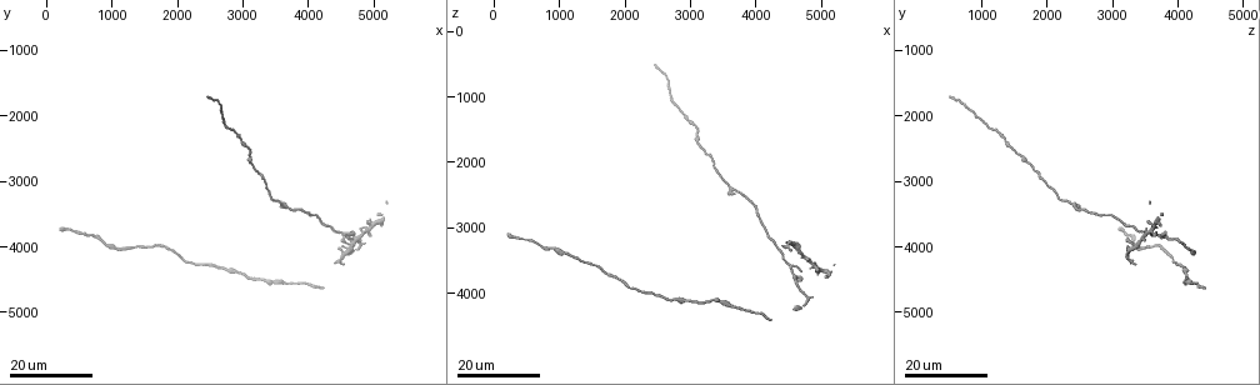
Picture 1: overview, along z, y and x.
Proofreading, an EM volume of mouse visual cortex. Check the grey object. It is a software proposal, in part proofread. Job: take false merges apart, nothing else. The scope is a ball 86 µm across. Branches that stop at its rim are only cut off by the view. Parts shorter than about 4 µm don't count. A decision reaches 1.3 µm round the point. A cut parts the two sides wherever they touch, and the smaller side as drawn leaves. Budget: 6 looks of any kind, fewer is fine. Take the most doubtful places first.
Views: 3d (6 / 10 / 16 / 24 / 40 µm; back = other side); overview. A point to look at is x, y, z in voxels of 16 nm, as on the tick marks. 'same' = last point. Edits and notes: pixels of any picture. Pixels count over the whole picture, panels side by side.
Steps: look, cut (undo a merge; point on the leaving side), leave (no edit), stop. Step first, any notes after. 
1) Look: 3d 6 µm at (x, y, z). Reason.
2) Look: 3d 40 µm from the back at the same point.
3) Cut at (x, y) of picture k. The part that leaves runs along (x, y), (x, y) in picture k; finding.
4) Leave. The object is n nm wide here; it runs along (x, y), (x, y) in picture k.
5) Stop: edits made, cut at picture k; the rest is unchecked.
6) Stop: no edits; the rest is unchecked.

Look: 3d 24 µm at (4550, 3750, 3550). Side arm on a straight run.

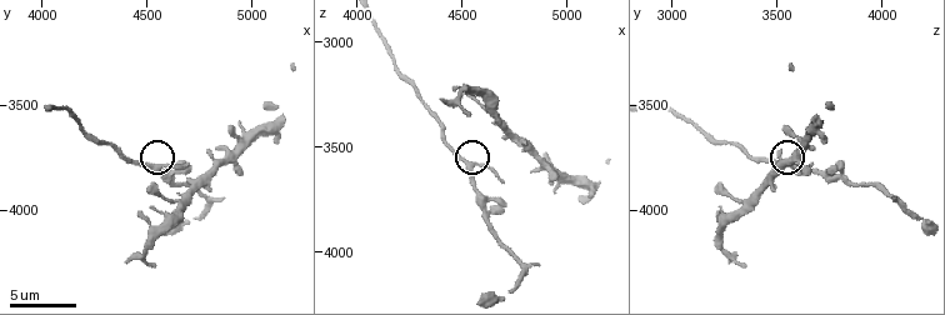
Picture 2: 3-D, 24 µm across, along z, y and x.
Look: 3d 10 µm at (4560, 3780, 3580). Zoom in.

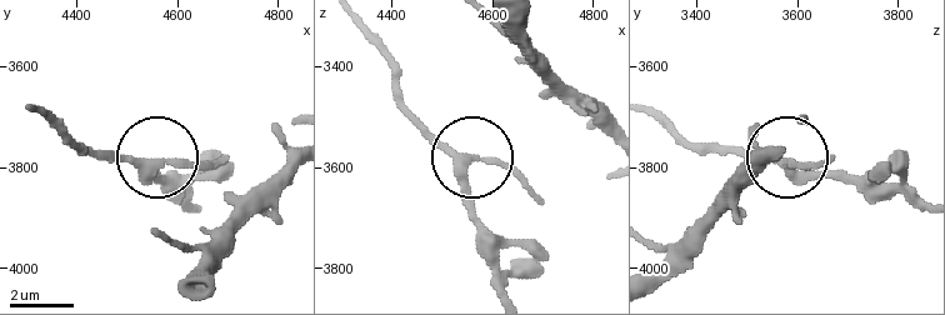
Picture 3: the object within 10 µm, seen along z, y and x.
Leave. The side arm is 20 µm long; it runs along (924, 203), (803, 170), (788, 158), (825, 165) in picture 3; all the same neuron.

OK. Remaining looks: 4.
Look: 3d 10 µm at (4900, 3780, 3580). Four-way junction.

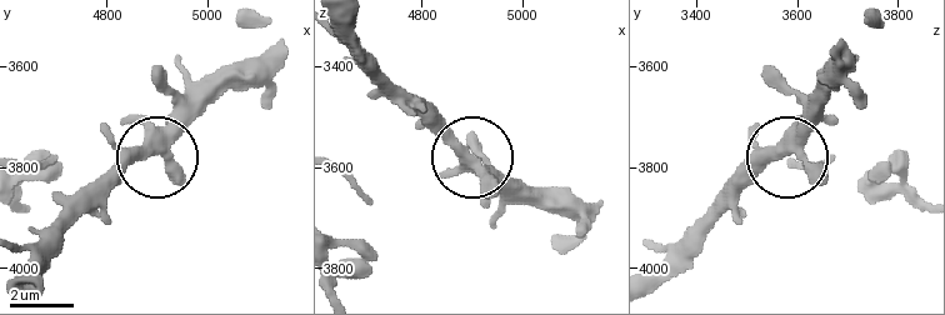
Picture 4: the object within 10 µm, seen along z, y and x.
Leave. The object is 360 nm wide here; continuous, no second neuron.

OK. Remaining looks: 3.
Look: 3d 24 µm at (3600, 4550, 4200). Sudden change in width.

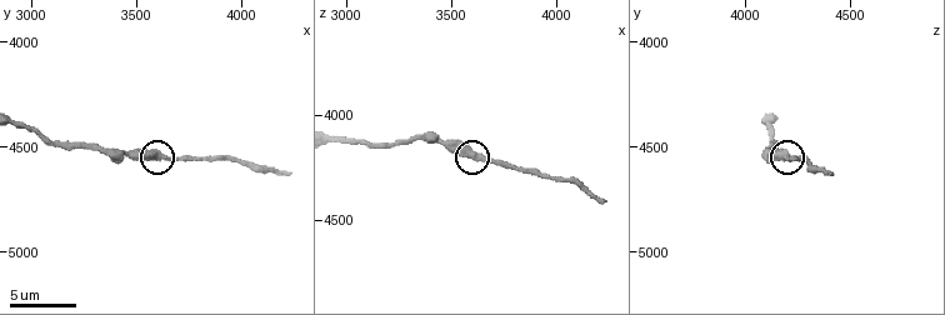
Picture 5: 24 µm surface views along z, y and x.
Look: 3d 10 µm at (3610, 4550, 4200).

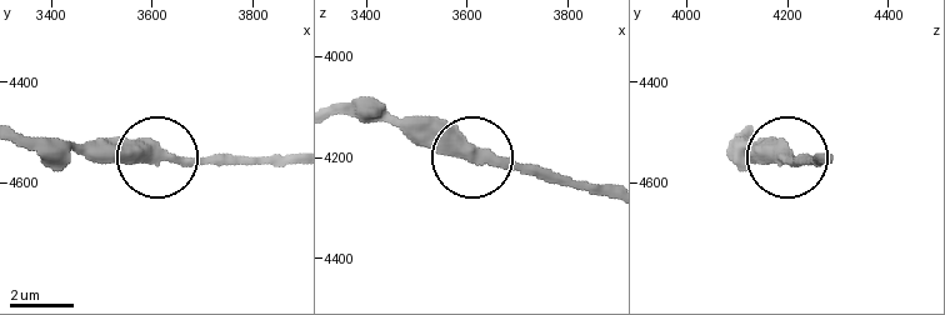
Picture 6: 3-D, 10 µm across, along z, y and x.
Leave. The object is 440 nm wide here; continuous, no second neuron.

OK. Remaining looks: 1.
Stop: no edits; the rest is unchecked.

